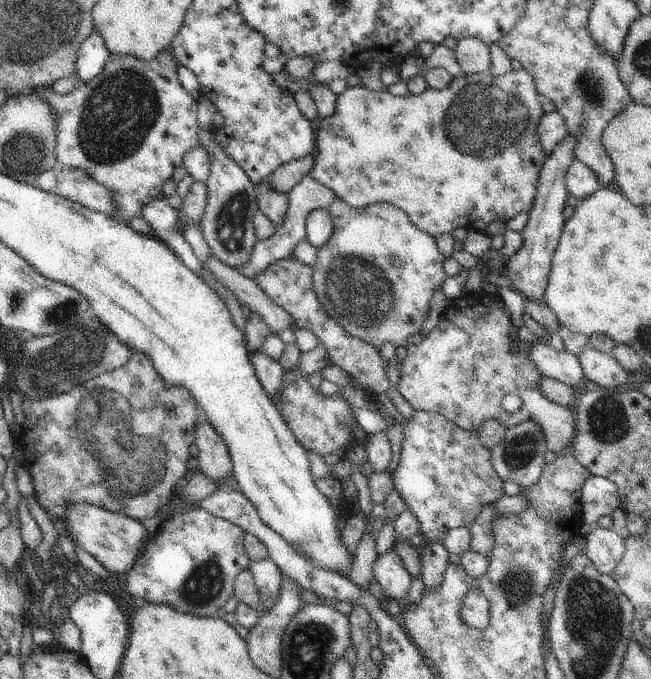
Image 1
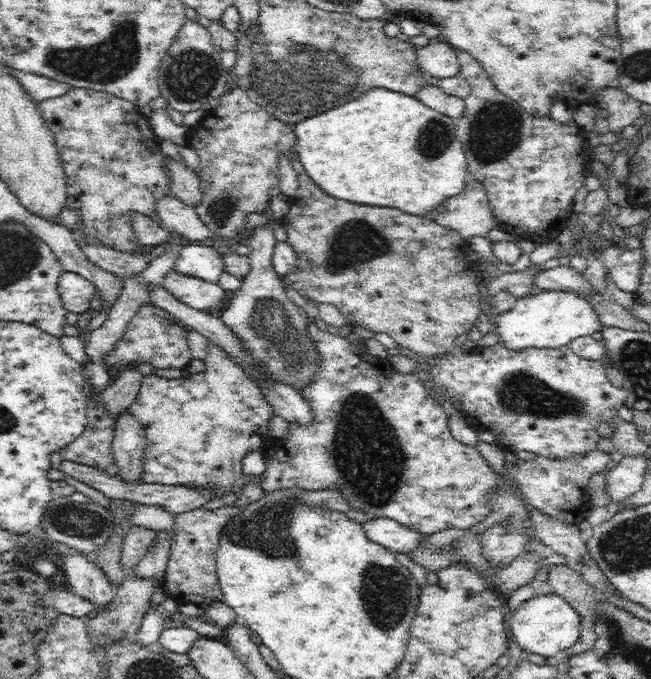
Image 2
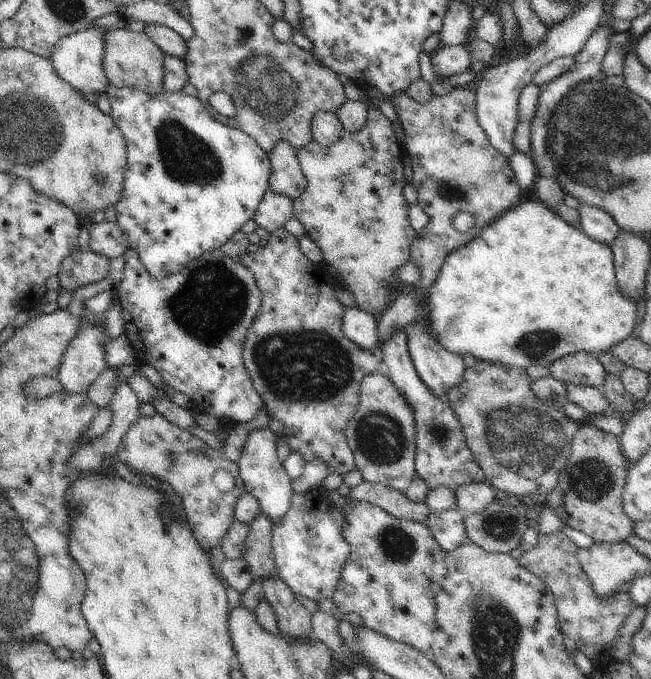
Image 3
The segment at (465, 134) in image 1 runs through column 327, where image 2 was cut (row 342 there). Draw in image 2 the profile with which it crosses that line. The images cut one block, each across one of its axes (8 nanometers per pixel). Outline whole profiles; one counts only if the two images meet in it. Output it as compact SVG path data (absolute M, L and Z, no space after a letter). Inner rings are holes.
M142 304L132 318L124 336L104 356L103 365L109 371L118 372L124 366L136 363L151 363L155 368L180 368L184 370L192 360L186 338L187 329L171 317L169 312L152 304Z

